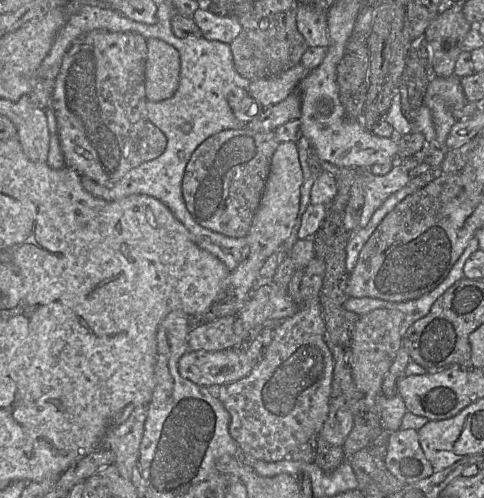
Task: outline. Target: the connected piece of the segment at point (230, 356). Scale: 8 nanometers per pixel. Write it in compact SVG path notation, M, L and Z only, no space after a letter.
M247 347L217 352L189 351L178 363L180 375L204 386L221 386L247 377L257 362L250 358Z

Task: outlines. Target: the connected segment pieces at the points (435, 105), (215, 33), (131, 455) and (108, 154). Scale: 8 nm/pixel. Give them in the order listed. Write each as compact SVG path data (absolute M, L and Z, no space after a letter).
M458 76L431 77L424 96L424 105L431 112L439 147L445 144L449 129L456 122L454 111L462 109L466 103L468 101Z
M201 5L192 15L202 36L208 40L216 40L230 44L241 32L238 17L219 16L205 5Z
M148 406L137 407L127 420L107 435L106 447L115 453L114 465L125 479L131 479L133 468L139 463L147 416Z
M93 30L68 47L52 93L66 167L110 186L131 168L163 154L167 138L147 117L146 61L147 39L133 32Z

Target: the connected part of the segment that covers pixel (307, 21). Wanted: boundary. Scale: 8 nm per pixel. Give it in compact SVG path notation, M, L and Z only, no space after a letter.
M299 5L297 28L309 47L328 47L327 12L308 5Z

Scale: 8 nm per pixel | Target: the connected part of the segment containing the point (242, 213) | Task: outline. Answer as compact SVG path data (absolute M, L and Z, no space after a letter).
M245 127L223 130L203 141L193 152L182 180L183 198L193 219L214 232L246 237L279 143L274 131L256 132Z

